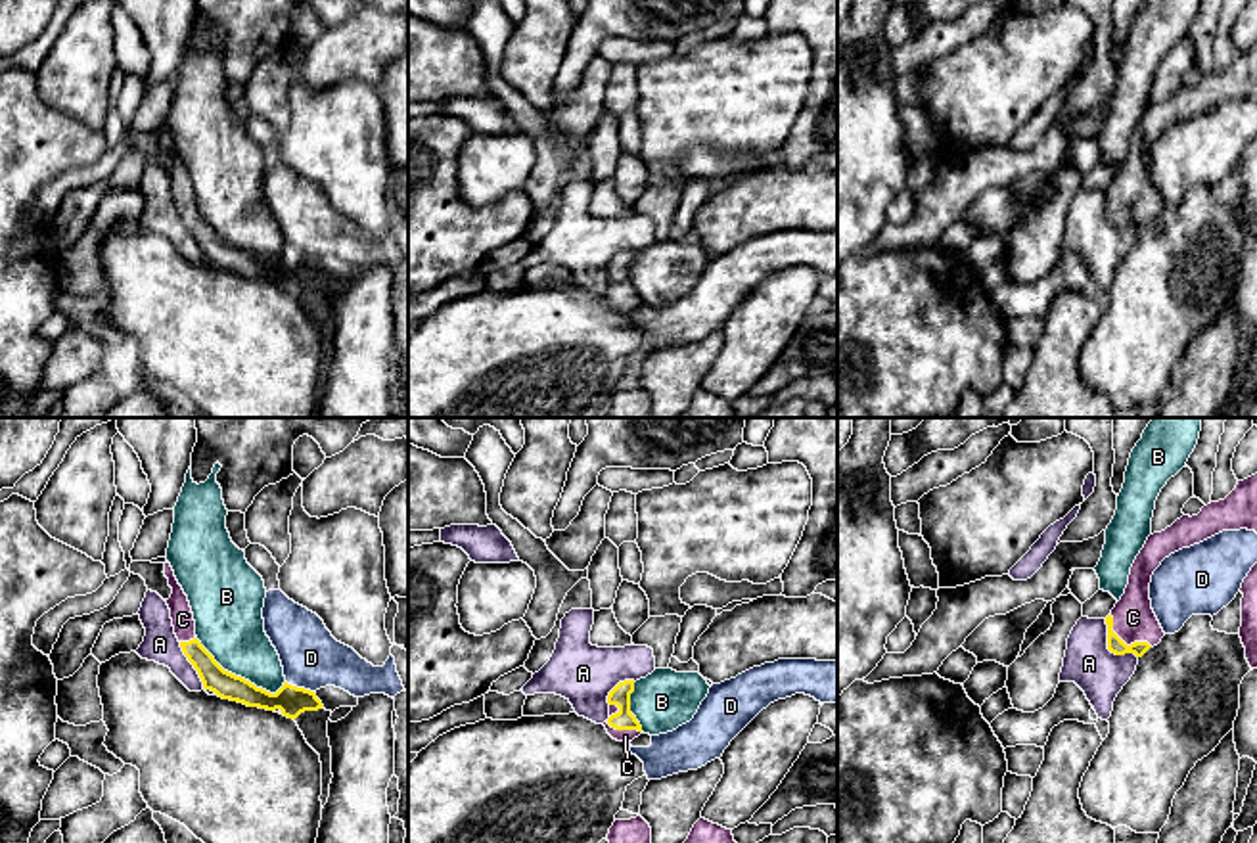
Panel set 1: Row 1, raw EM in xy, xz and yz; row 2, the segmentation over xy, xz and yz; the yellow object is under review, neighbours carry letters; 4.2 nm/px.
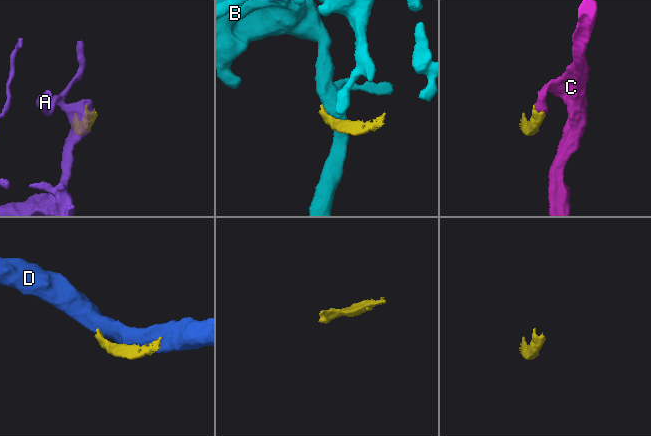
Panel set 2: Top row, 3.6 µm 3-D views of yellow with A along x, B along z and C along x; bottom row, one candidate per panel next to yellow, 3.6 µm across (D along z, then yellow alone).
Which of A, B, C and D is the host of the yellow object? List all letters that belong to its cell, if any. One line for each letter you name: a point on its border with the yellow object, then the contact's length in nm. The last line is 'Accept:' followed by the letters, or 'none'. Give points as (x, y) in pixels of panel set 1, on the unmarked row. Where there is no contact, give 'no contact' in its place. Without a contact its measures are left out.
C: meets yellow in yz at (1123, 213); contact 240 nm long
Accept: C

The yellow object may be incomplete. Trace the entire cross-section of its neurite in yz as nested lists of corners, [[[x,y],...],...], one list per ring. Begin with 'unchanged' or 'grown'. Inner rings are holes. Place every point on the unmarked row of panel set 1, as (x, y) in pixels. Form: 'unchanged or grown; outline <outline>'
grown; outline [[[1257,44],[1238,52],[1236,59],[1219,73],[1201,79],[1198,86],[1182,86],[1171,98],[1148,107],[1136,126],[1125,165],[1106,188],[1108,220],[1115,226],[1142,228],[1165,207],[1150,171],[1154,142],[1171,125],[1200,115],[1223,102],[1257,103]]]

